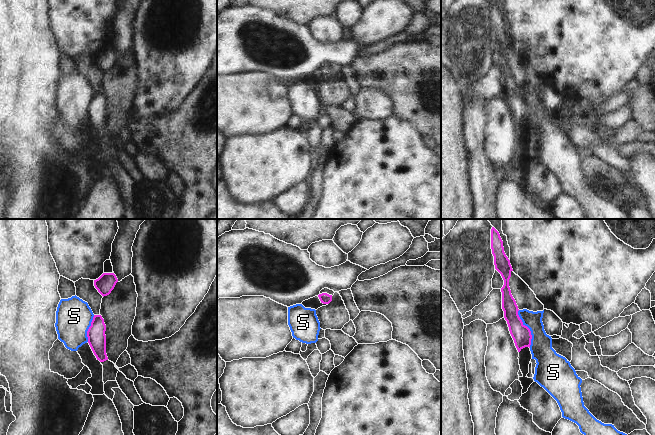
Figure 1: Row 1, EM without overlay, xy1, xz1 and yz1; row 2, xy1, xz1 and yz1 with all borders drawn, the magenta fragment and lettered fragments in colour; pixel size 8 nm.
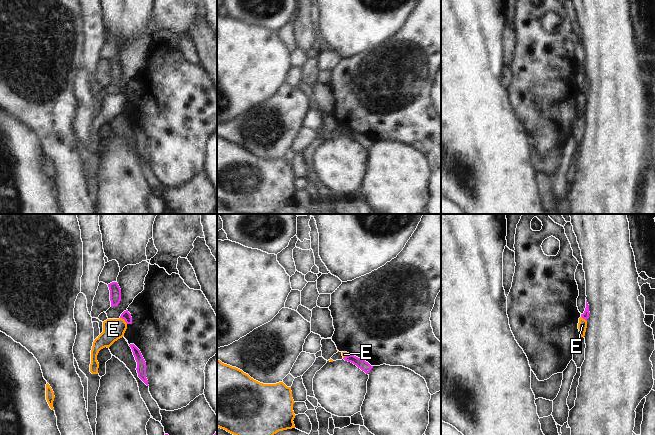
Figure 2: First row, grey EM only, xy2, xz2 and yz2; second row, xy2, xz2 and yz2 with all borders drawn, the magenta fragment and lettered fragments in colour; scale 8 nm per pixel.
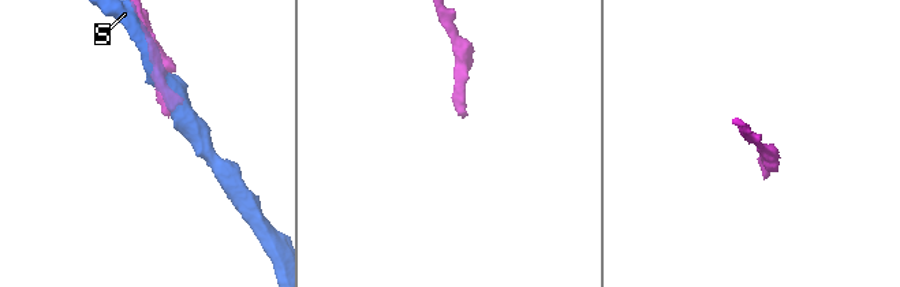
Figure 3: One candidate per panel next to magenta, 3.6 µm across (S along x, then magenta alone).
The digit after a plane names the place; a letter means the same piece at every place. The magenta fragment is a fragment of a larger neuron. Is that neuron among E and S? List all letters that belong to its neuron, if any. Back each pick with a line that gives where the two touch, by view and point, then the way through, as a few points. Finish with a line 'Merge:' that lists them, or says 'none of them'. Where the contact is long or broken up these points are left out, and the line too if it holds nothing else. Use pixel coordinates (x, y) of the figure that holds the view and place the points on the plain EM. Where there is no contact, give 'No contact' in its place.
Merge: none of them.

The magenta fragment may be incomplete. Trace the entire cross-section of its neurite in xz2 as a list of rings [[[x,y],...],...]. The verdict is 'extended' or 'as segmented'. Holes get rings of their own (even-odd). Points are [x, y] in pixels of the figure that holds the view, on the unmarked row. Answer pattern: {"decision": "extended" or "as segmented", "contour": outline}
{"decision": "as segmented", "contour": [[[348,131],[343,134],[345,137],[351,138],[354,141],[356,141],[358,144],[360,144],[362,147],[364,147],[366,150],[370,148],[370,146],[373,144],[368,138],[365,136],[358,134],[354,131]]]}

